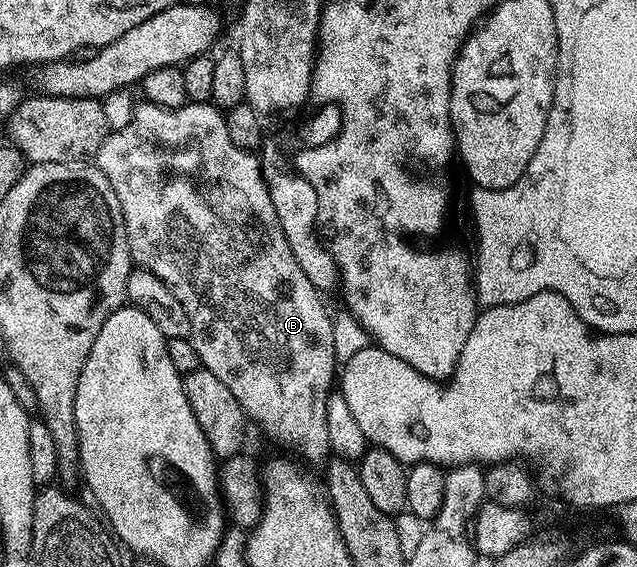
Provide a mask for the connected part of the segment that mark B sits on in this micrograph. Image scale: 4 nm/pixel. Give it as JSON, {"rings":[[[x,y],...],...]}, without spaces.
{"rings":[[[141,102],[133,112],[133,117],[121,129],[110,131],[105,137],[103,146],[99,148],[95,163],[101,173],[111,182],[111,190],[115,190],[115,198],[119,198],[119,206],[123,210],[123,222],[127,230],[129,253],[133,256],[134,265],[147,269],[155,274],[179,298],[187,318],[191,322],[191,339],[201,359],[201,367],[211,370],[231,394],[243,406],[246,417],[250,421],[258,420],[271,435],[302,452],[300,459],[324,461],[330,455],[327,438],[327,398],[335,388],[335,369],[337,364],[337,336],[333,333],[333,320],[325,309],[322,293],[303,274],[303,266],[295,260],[291,246],[279,226],[279,218],[275,214],[275,206],[271,202],[269,187],[265,184],[265,175],[261,172],[261,161],[248,148],[235,146],[231,142],[231,134],[227,130],[227,122],[222,109],[212,103],[194,104],[186,102],[182,108],[164,108],[158,104]]]}

